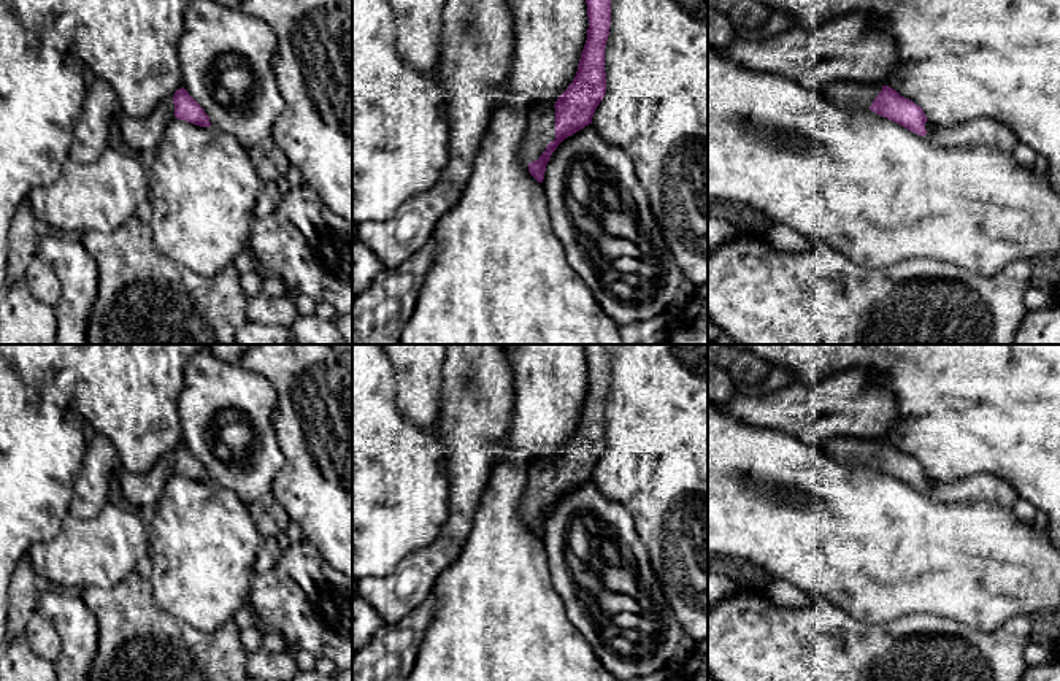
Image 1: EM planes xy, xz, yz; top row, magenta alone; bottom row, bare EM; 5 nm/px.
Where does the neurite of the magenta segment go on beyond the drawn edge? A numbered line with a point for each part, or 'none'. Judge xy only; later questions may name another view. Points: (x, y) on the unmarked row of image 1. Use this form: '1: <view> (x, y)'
1: xy (137, 491)

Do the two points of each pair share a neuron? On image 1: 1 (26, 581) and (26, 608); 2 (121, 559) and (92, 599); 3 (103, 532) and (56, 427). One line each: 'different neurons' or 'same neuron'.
1: same neuron
2: different neurons
3: different neurons

